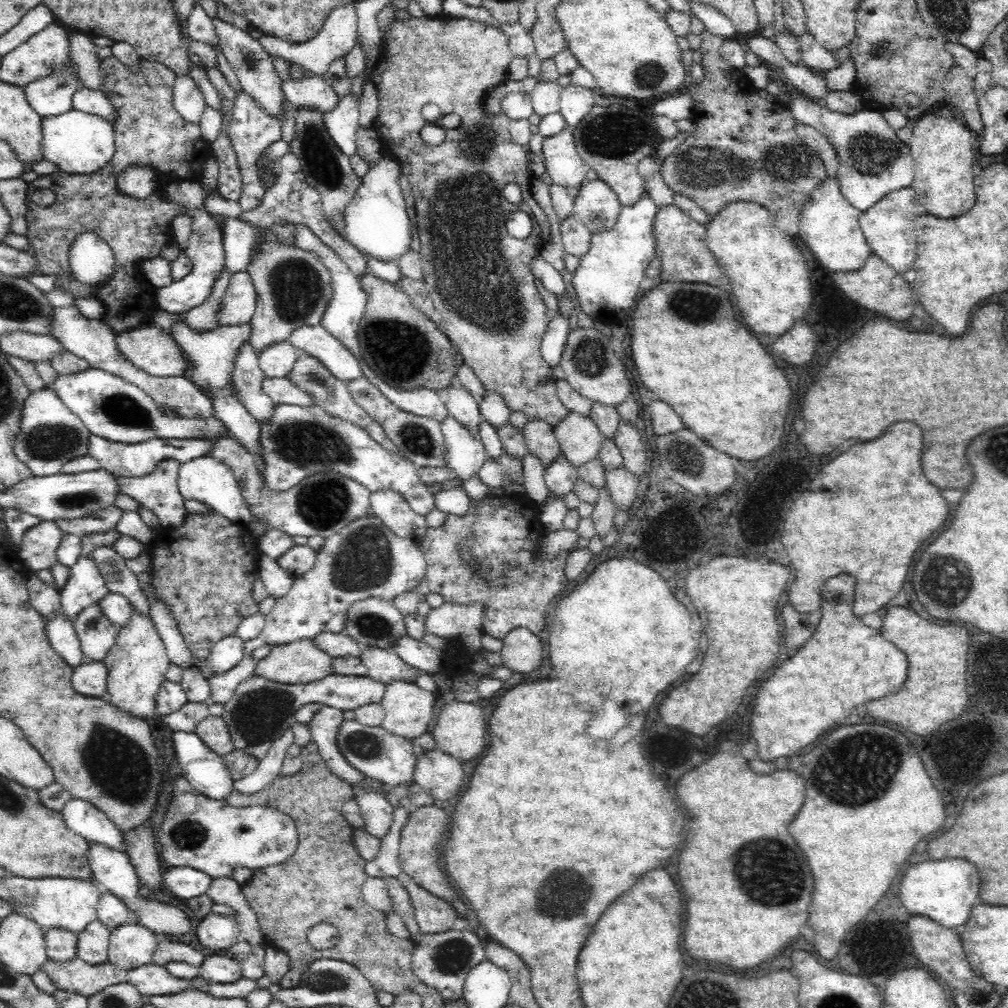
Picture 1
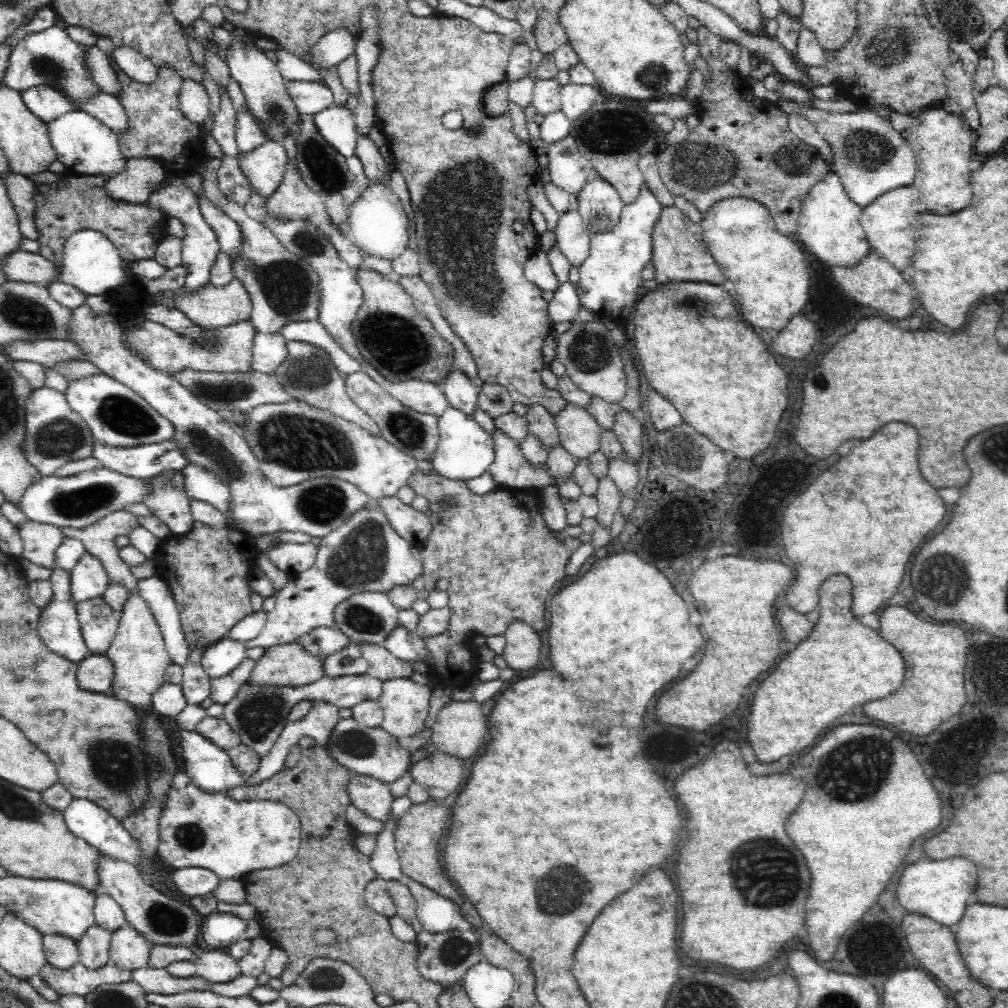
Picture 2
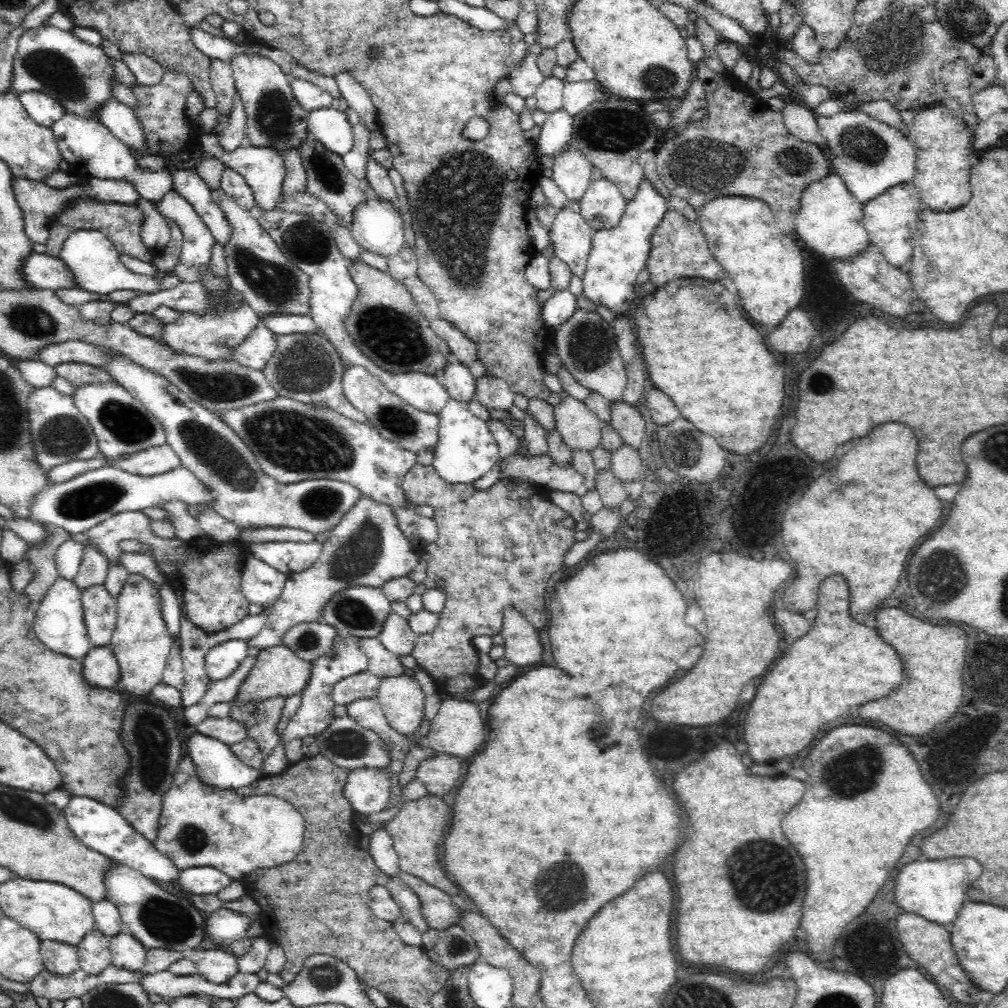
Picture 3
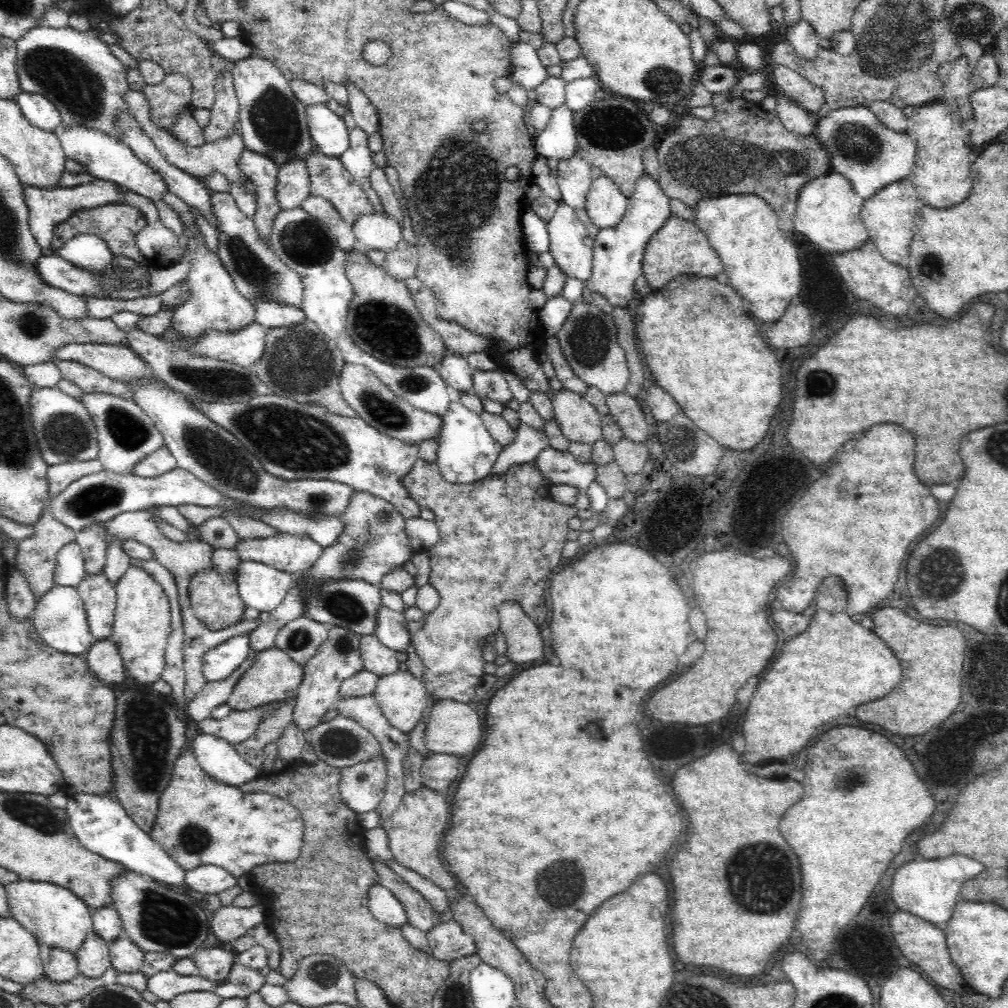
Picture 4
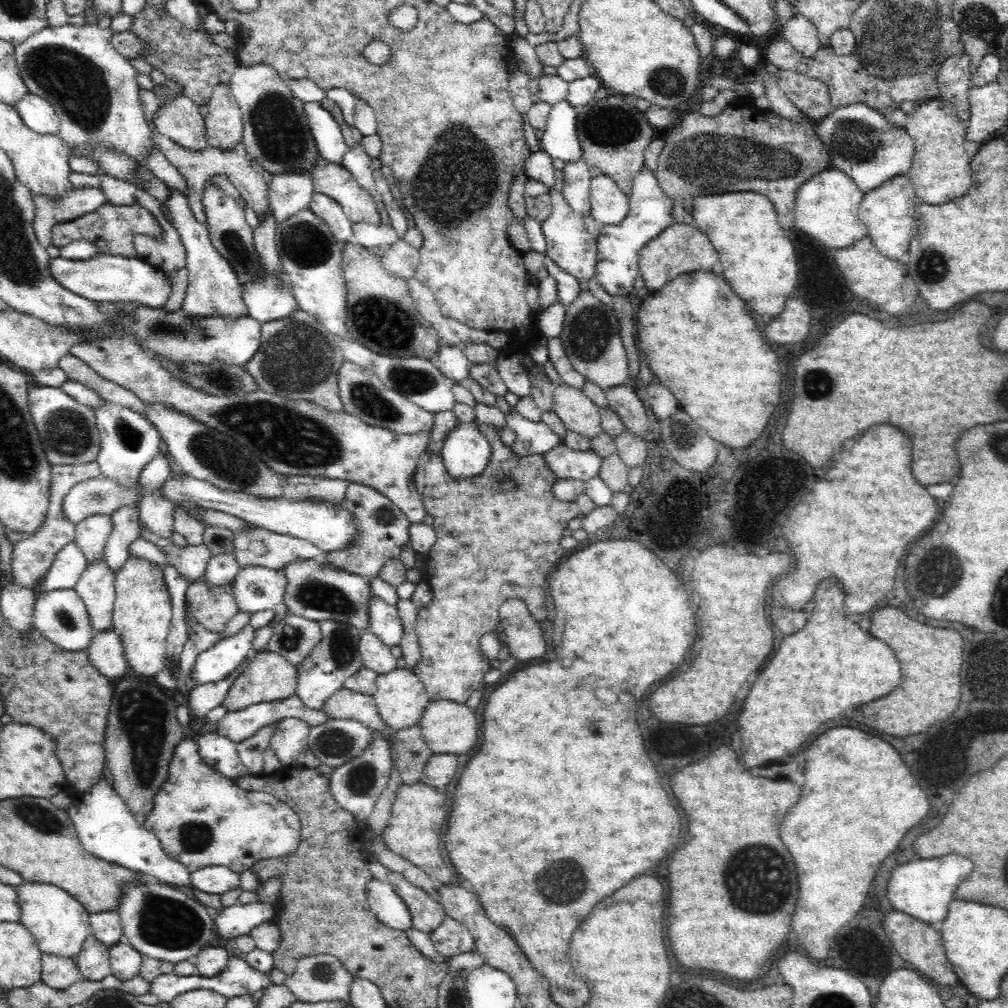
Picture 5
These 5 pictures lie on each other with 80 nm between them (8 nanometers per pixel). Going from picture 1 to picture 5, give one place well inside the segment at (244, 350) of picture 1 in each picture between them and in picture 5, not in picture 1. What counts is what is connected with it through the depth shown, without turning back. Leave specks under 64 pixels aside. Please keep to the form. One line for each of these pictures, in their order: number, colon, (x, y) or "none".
2: (164, 350)
3: (213, 335)
4: (213, 302)
5: (213, 289)

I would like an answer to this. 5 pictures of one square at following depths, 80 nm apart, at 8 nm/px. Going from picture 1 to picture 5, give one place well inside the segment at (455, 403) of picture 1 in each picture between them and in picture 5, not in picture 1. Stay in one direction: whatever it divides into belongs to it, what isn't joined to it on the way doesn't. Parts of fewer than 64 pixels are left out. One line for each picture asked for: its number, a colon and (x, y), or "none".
2: (461, 393)
3: (456, 377)
4: (454, 369)
5: (450, 360)

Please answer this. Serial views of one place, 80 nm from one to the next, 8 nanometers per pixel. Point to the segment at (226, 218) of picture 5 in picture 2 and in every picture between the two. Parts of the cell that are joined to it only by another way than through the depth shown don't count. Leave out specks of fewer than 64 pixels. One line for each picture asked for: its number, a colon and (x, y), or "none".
2: (281, 288)
3: (257, 270)
4: (257, 271)

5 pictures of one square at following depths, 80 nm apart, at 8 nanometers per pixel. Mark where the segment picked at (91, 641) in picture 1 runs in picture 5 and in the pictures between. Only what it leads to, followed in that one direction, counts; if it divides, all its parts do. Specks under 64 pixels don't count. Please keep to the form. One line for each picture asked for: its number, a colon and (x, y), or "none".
2: (99, 623)
3: (99, 607)
4: (98, 594)
5: (96, 587)

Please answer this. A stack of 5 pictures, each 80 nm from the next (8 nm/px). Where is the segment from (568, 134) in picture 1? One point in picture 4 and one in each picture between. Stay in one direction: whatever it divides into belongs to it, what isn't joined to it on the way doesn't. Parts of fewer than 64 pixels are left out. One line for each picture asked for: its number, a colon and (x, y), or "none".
2: (569, 170)
3: (572, 171)
4: (574, 177)

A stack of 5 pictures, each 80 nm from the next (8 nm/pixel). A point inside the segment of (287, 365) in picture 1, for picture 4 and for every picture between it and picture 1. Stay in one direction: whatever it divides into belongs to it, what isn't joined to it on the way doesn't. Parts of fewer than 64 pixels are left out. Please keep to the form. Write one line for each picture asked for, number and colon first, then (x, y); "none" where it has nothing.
2: (268, 350)
3: (256, 350)
4: (243, 347)

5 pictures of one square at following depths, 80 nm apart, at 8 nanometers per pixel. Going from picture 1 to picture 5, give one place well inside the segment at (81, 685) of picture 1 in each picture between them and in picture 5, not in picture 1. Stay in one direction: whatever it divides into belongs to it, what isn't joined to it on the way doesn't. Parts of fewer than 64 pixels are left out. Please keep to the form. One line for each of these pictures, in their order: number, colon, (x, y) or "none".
2: (95, 673)
3: (101, 668)
4: (103, 658)
5: (106, 651)

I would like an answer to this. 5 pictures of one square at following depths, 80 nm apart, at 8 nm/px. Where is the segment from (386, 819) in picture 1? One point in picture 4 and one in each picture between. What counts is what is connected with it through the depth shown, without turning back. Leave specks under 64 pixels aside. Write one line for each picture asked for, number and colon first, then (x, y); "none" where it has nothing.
2: (371, 796)
3: (368, 790)
4: (361, 786)

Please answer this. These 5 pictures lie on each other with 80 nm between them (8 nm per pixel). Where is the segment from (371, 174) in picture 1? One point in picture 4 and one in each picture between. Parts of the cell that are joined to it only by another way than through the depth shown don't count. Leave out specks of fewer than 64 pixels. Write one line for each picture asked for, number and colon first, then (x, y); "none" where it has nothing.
2: (377, 224)
3: (377, 226)
4: (379, 232)

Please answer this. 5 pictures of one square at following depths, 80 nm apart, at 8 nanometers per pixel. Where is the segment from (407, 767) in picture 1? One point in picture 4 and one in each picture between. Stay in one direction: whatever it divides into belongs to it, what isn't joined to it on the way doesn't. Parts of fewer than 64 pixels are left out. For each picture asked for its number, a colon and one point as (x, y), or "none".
2: (374, 752)
3: (344, 742)
4: (341, 742)

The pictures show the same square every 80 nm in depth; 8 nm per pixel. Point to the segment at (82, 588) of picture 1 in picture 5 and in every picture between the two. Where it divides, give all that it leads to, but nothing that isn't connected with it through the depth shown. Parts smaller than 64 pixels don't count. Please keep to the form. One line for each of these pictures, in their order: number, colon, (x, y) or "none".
2: (89, 578)
3: (94, 566)
4: (92, 540)
5: (91, 533)

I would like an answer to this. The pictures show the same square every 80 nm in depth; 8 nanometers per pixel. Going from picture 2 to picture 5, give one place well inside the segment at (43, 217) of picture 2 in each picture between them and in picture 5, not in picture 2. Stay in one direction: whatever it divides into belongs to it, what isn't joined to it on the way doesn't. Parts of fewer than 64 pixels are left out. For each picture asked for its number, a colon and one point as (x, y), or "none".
3: (121, 223)
4: (118, 225)
5: (112, 228)

